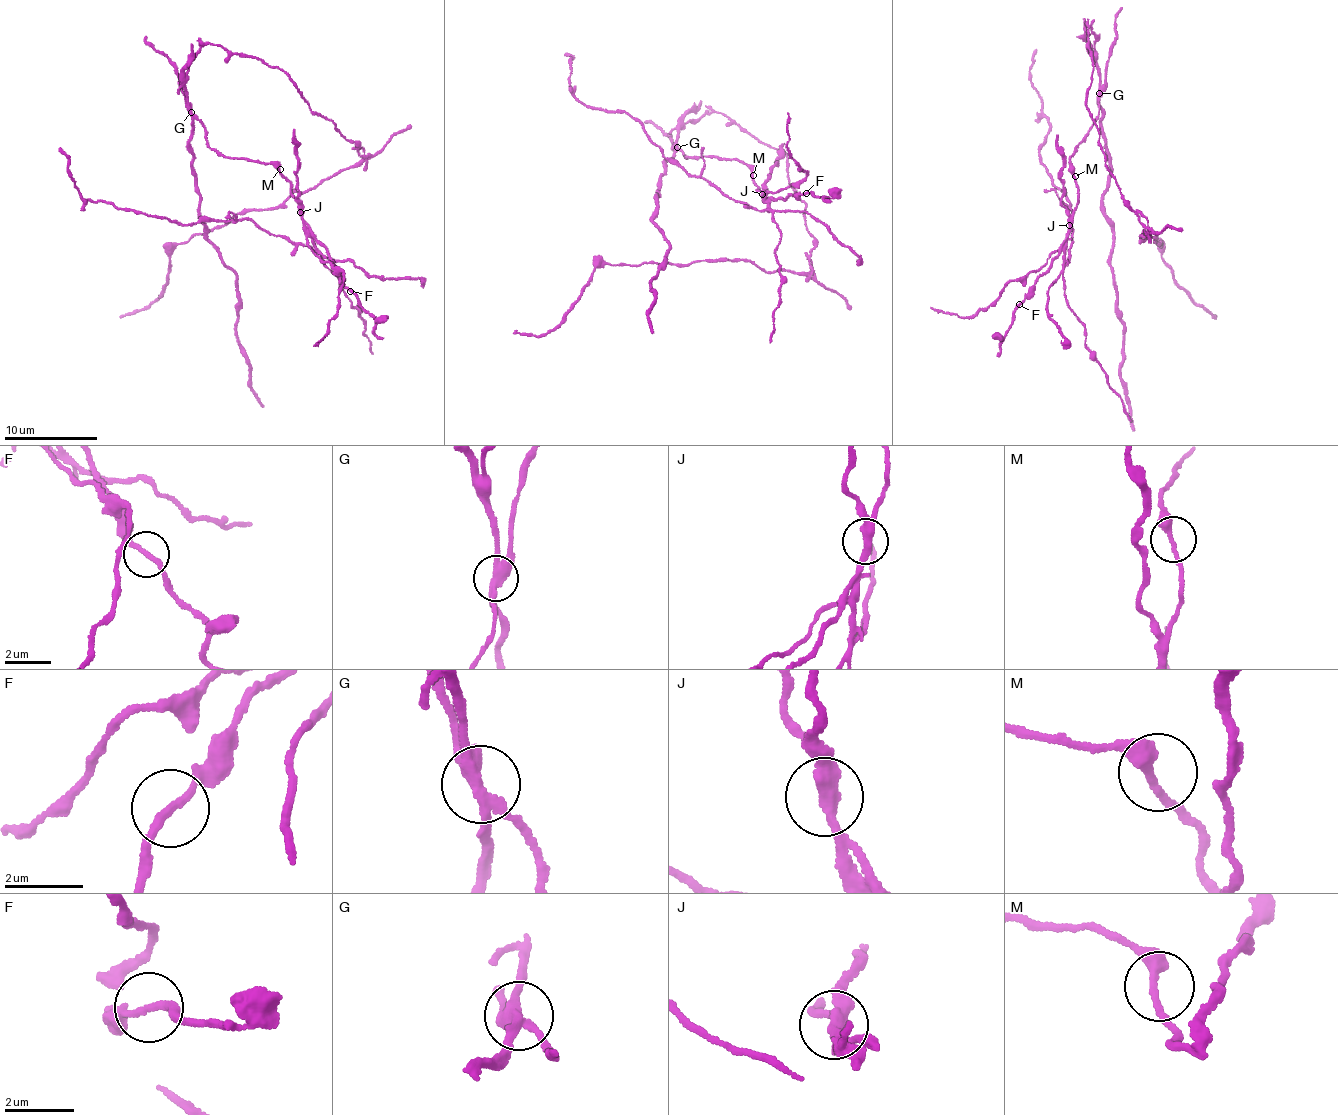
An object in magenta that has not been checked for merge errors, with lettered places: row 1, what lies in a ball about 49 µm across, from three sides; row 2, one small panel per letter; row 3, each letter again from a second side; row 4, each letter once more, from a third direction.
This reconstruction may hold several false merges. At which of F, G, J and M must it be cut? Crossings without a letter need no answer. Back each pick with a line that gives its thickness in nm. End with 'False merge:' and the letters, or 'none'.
G: Thickness 360 nm
J: Thickness 360 nm
False merge: G, J

